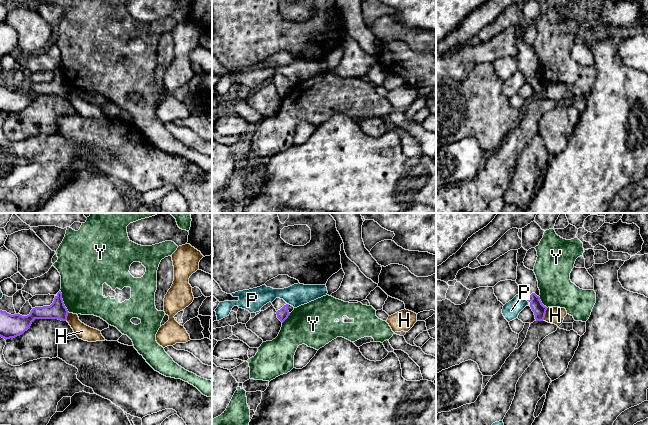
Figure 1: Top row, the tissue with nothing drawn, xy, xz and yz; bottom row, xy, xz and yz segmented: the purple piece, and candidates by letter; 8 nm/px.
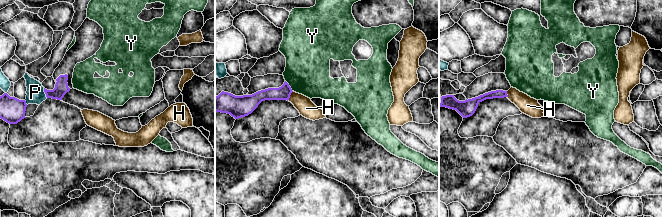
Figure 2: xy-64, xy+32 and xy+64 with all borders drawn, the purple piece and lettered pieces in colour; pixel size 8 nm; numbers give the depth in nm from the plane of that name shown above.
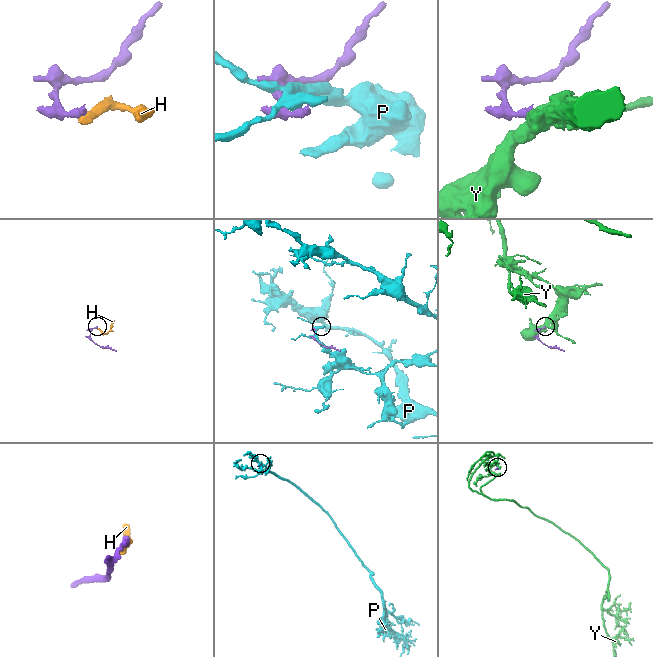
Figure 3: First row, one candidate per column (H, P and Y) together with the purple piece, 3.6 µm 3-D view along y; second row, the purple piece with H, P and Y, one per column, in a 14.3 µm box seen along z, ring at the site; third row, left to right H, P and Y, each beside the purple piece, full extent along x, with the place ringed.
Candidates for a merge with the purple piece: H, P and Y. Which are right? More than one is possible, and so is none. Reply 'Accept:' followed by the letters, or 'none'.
Accept: none

